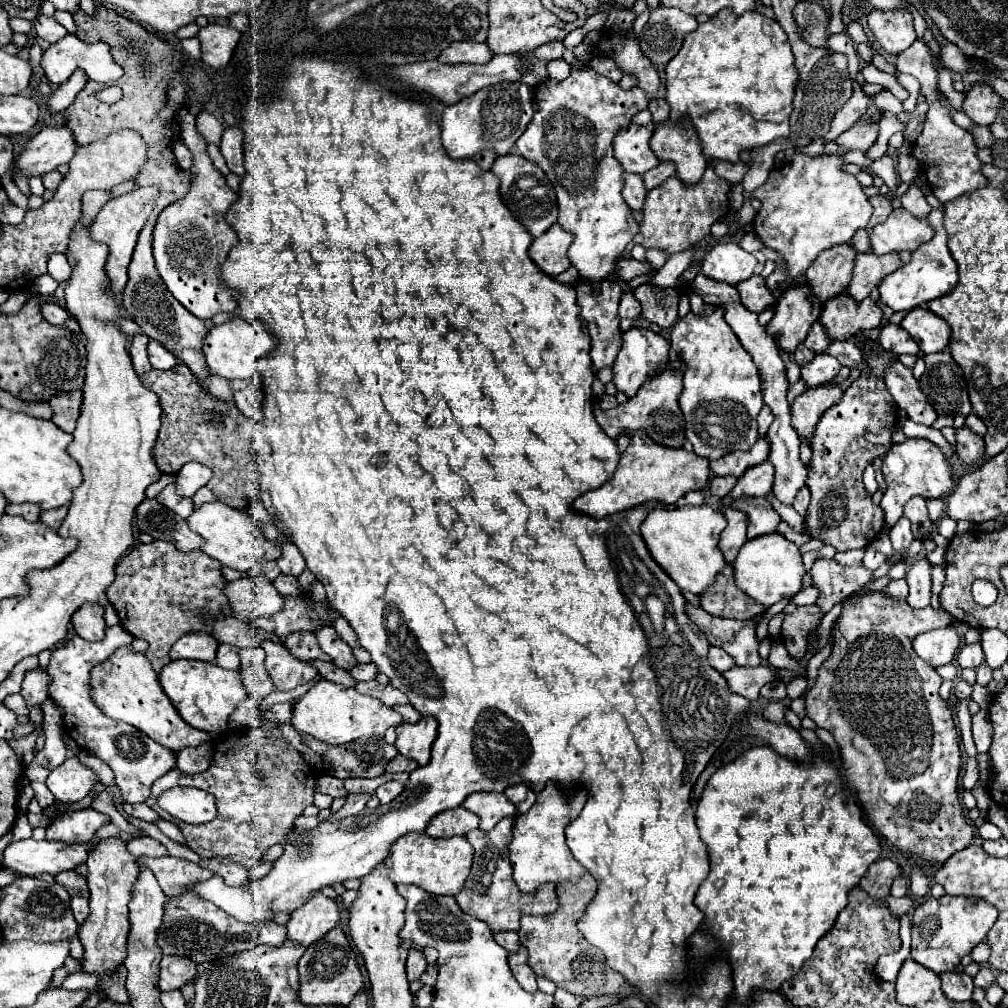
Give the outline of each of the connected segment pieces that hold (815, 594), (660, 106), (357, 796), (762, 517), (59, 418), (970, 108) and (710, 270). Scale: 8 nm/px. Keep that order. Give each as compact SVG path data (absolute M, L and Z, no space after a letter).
M809 587L809 589L799 591L799 595L793 597L793 603L795 605L813 605L817 599L819 599L819 589Z
M661 99L661 101L651 101L649 103L649 111L653 115L653 123L663 123L669 119L669 105Z
M347 793L347 795L345 795L345 805L343 805L343 809L341 809L339 813L331 815L327 821L339 821L339 819L343 819L343 817L347 817L347 815L359 813L361 809L365 809L365 805L367 805L367 801L369 801L371 797L373 797L373 795L367 795L367 793Z
M735 499L731 505L735 505L739 511L743 511L749 519L747 523L747 537L755 539L767 533L775 533L779 525L779 515L777 511L769 505L767 499Z
M71 391L71 393L63 393L59 397L53 397L49 401L49 405L55 411L51 421L65 433L73 433L75 421L79 417L79 409L81 409L81 391Z
M985 83L969 87L963 101L963 111L975 125L991 125L1003 99Z
M717 243L707 253L701 265L701 273L735 287L739 281L745 281L753 275L755 265L757 259L743 251L737 243Z

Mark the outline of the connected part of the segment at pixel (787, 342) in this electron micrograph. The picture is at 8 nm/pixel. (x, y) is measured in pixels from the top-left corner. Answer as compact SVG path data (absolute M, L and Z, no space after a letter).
M807 285L783 291L775 305L775 315L765 327L785 353L793 353L797 345L805 341L807 331L821 315L821 303L809 295Z

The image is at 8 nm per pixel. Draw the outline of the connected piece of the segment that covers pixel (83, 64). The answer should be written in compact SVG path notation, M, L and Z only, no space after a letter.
M67 35L63 37L61 41L49 45L47 51L43 51L43 57L41 57L41 69L45 71L45 77L51 85L63 85L69 75L75 71L75 69L85 69L85 73L89 75L89 79L93 81L117 81L121 75L123 75L123 69L113 61L111 53L109 53L109 47L105 43L93 43L93 45L87 45L83 41L79 41L75 35Z

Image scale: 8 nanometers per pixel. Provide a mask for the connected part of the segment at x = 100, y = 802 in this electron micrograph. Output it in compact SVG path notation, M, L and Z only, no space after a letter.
M104 791L99 794L97 799L91 804L91 807L103 814L106 814L112 820L112 823L122 831L133 835L133 837L143 837L145 833L135 829L133 825L129 825L129 822L119 813L115 807L111 795Z

